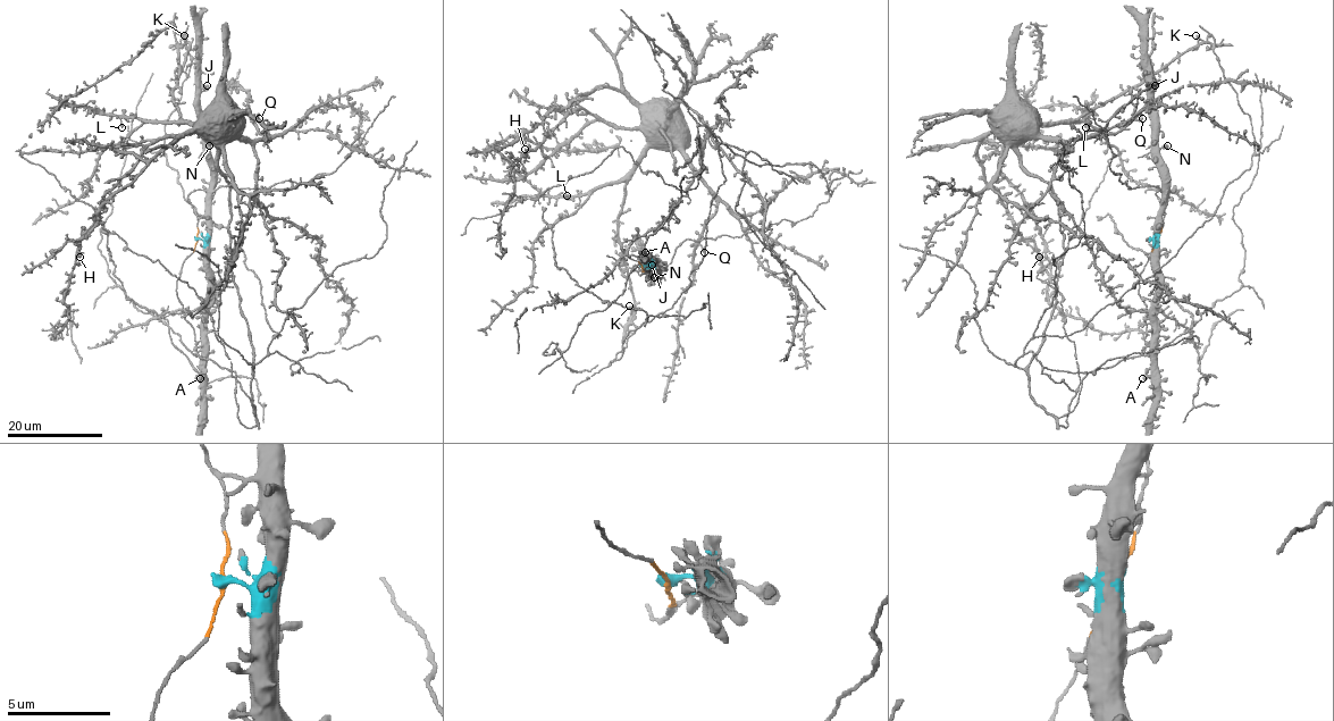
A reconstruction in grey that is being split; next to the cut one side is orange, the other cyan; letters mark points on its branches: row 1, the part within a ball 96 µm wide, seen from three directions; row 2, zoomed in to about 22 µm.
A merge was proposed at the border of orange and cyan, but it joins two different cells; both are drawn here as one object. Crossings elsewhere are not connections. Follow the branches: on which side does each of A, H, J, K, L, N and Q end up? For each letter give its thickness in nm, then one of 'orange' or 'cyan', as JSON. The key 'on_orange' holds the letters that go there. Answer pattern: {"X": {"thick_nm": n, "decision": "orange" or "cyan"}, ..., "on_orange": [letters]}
{"A": {"thick_nm": 550, "decision": "cyan"}, "H": {"thick_nm": 240, "decision": "orange"}, "J": {"thick_nm": 460, "decision": "cyan"}, "K": {"thick_nm": 360, "decision": "orange"}, "L": {"thick_nm": 280, "decision": "orange"}, "N": {"thick_nm": 500, "decision": "cyan"}, "Q": {"thick_nm": 360, "decision": "orange"}, "on_orange": ["H", "K", "L", "Q"]}

